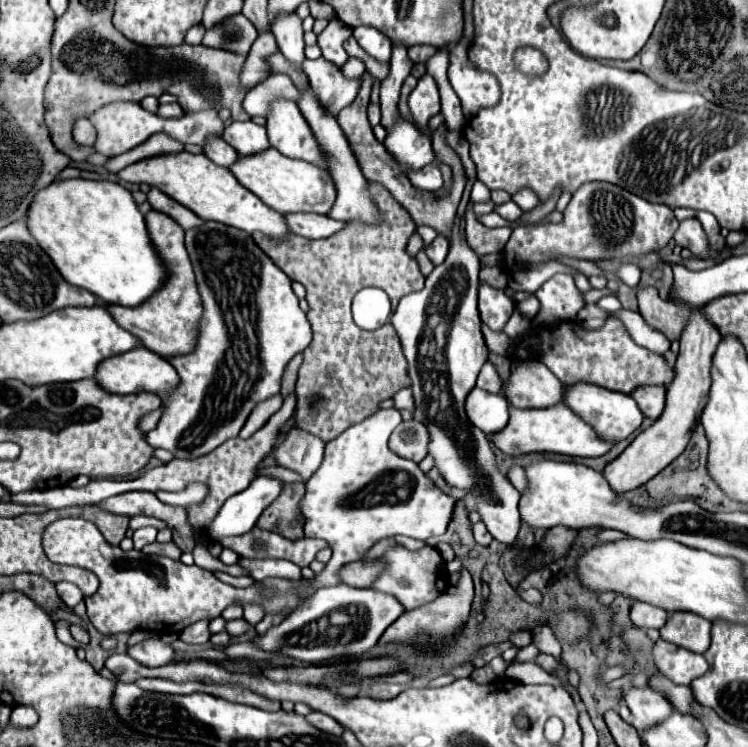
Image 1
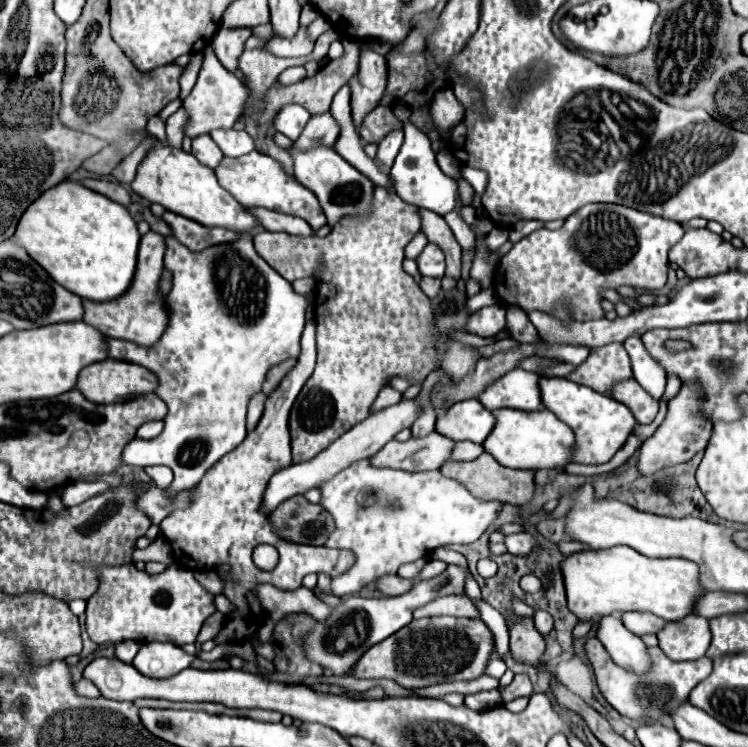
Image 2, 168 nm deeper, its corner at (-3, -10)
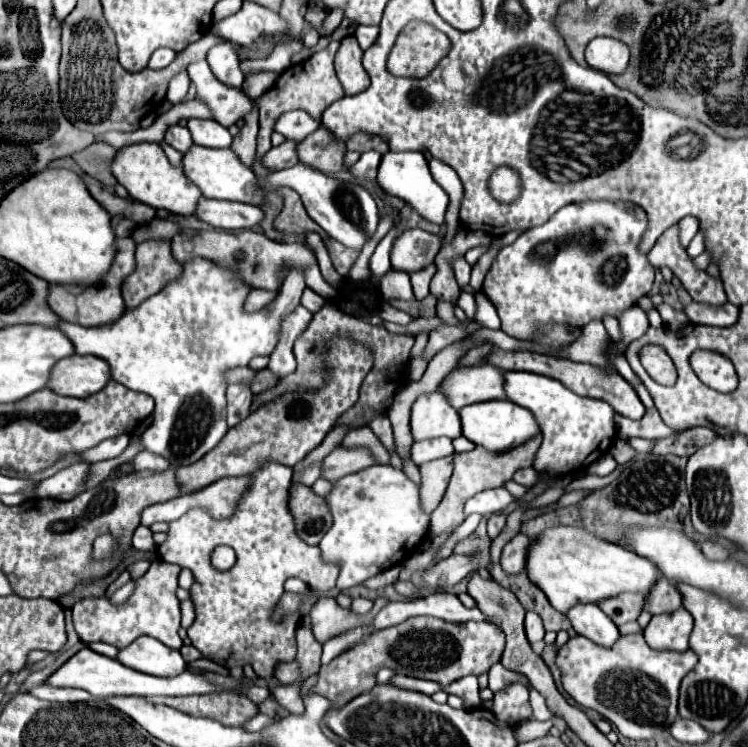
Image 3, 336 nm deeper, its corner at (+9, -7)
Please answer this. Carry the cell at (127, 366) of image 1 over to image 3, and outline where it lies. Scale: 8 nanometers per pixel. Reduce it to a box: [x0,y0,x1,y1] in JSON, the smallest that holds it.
[48,354,110,398]

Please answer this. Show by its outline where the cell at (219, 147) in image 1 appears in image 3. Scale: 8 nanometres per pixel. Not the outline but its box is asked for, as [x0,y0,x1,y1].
[164,124,192,154]

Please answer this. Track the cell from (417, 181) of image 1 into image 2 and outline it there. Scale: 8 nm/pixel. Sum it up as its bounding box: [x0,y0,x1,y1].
[390,105,456,215]

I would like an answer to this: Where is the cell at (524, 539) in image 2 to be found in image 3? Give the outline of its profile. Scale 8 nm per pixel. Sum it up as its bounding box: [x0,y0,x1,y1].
[500,534,530,574]

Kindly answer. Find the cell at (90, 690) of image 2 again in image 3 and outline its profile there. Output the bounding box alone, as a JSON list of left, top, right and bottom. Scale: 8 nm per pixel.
[30,684,90,702]

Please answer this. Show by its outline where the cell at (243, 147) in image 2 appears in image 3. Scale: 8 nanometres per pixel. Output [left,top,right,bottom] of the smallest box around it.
[188,118,232,148]

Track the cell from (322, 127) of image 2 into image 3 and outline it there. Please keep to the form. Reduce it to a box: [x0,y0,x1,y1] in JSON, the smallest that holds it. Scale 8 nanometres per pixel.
[262,140,298,172]

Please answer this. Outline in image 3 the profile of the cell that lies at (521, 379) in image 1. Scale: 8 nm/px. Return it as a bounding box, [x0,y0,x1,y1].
[440,364,504,410]

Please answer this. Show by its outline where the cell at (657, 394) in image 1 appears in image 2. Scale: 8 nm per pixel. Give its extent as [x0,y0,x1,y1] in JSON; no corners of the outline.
[612,379,658,425]

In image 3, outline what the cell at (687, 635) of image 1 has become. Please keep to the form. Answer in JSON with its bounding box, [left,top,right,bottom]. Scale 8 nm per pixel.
[644,608,692,650]

